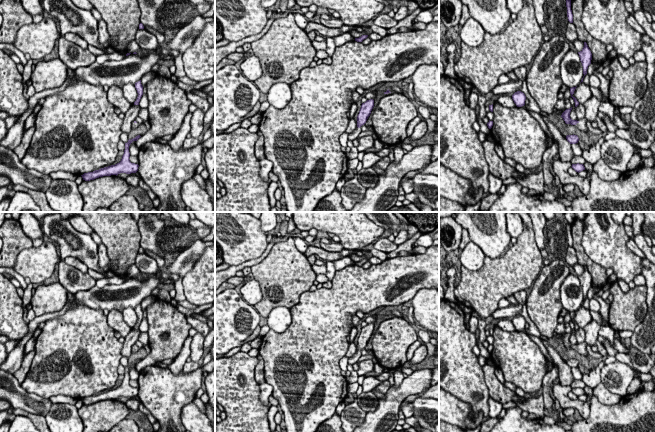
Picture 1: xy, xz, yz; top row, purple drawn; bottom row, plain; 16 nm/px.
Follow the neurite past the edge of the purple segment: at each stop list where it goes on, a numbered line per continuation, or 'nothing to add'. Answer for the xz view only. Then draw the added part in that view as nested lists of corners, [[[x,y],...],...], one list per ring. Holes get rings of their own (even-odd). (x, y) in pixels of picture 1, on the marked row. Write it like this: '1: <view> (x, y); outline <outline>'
1: xz (354, 135); outline [[[357,127],[352,133],[348,134],[348,140],[353,141],[358,139],[358,136],[361,132],[362,132],[361,127],[360,128]]]

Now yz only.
1: yz (581, 125); outline [[[583,118],[581,120],[577,120],[578,123],[576,125],[574,125],[575,127],[577,127],[578,129],[580,129],[581,131],[588,131],[586,122],[588,121],[586,118]]]

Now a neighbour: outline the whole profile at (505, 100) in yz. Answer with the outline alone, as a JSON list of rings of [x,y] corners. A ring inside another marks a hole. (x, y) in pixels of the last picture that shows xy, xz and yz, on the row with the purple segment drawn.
[[[501,95],[495,102],[507,108],[517,107],[512,99],[512,96],[508,95]]]

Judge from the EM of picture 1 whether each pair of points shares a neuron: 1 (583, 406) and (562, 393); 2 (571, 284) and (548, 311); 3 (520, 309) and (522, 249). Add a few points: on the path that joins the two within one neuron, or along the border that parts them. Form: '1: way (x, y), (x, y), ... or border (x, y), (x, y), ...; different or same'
1: way (577, 404), (570, 403), (566, 399); same
2: border (567, 276), (560, 287), (560, 303), (562, 307); different
3: border (524, 289), (518, 290), (512, 295); different

